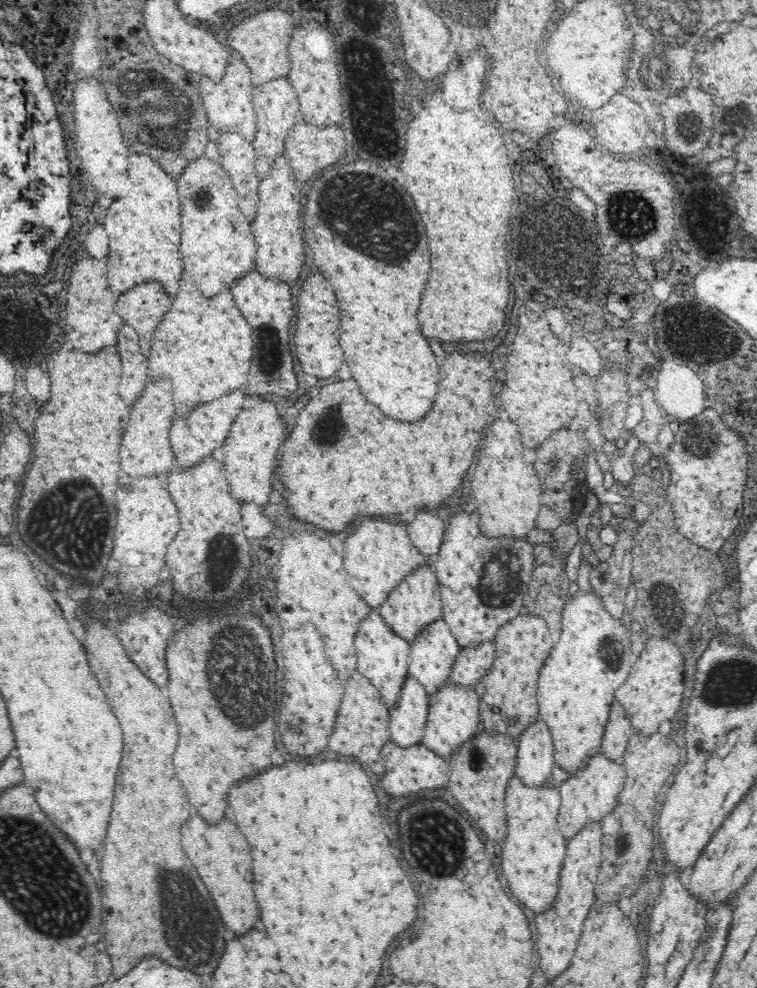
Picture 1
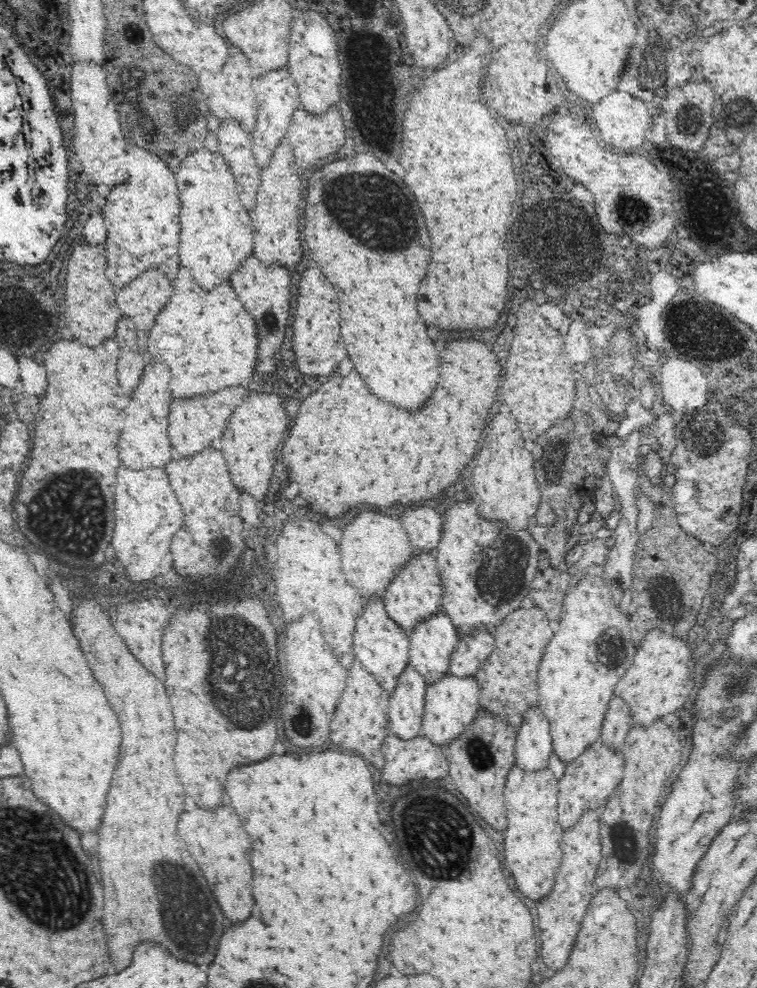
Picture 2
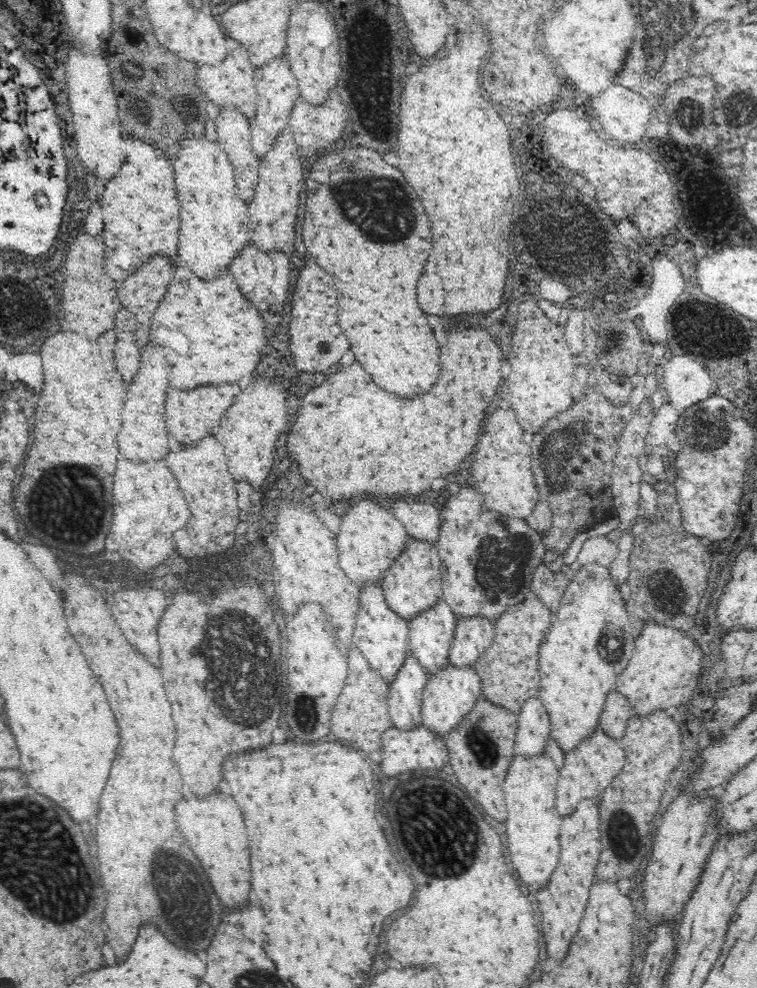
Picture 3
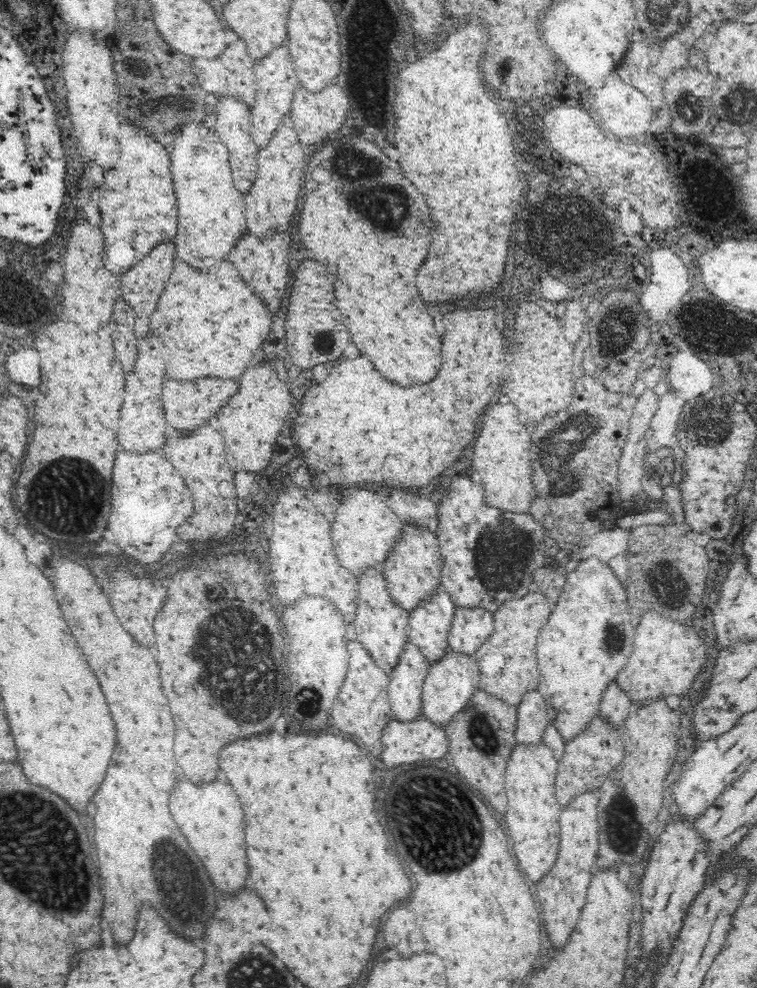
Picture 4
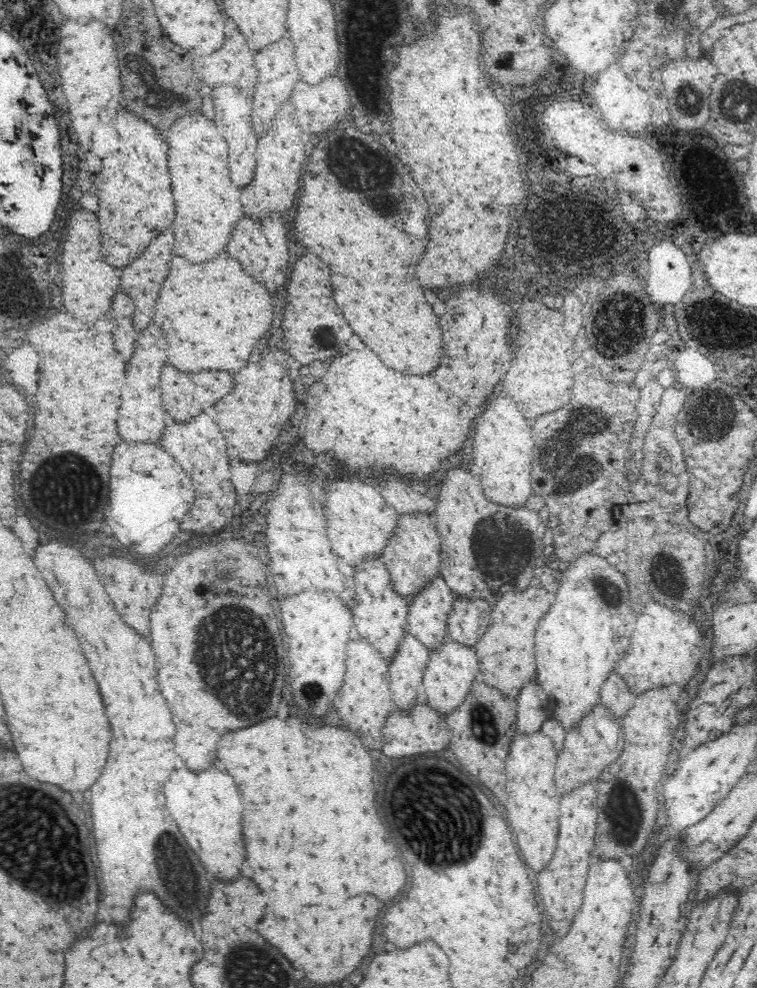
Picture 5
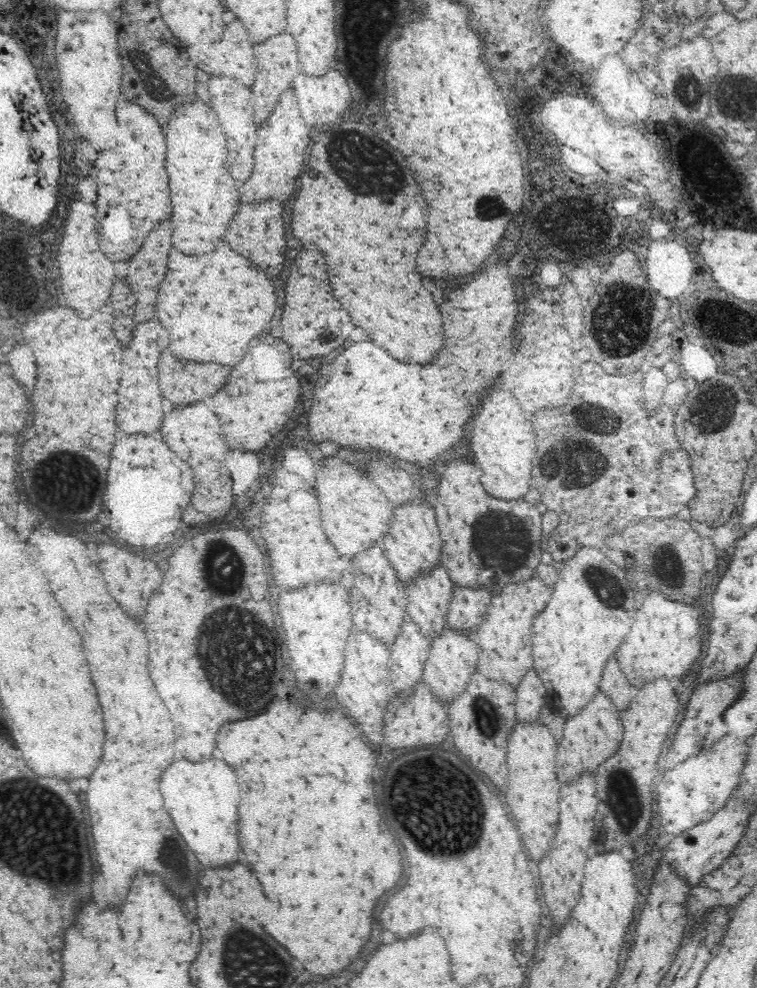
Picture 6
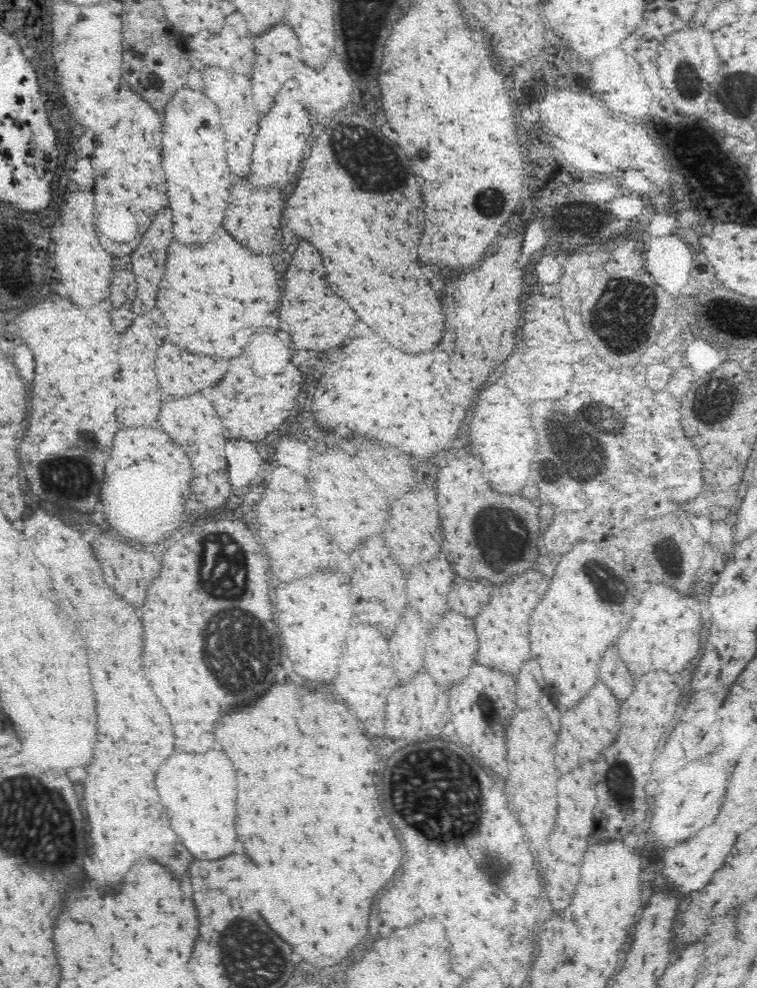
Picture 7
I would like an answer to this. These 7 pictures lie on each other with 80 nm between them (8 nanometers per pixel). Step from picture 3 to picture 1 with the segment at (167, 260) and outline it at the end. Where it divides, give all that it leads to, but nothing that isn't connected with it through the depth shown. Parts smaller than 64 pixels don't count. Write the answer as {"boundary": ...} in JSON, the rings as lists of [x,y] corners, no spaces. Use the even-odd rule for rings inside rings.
{"boundary":[[[144,282],[118,296],[115,308],[140,334],[150,334],[158,318],[170,308],[170,294],[160,282]]]}

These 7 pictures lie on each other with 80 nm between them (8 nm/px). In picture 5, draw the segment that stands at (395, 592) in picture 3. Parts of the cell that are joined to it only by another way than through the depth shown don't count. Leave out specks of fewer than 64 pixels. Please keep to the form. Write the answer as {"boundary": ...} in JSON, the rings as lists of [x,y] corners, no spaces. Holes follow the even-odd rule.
{"boundary":[[[428,511],[398,513],[397,523],[384,548],[384,562],[394,579],[394,587],[404,598],[412,601],[420,585],[425,585],[441,572],[441,542],[434,515]]]}

